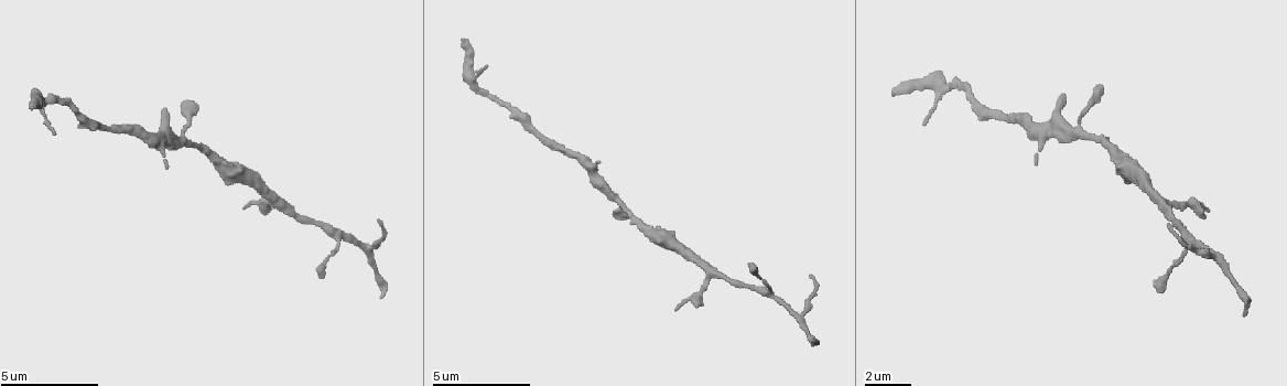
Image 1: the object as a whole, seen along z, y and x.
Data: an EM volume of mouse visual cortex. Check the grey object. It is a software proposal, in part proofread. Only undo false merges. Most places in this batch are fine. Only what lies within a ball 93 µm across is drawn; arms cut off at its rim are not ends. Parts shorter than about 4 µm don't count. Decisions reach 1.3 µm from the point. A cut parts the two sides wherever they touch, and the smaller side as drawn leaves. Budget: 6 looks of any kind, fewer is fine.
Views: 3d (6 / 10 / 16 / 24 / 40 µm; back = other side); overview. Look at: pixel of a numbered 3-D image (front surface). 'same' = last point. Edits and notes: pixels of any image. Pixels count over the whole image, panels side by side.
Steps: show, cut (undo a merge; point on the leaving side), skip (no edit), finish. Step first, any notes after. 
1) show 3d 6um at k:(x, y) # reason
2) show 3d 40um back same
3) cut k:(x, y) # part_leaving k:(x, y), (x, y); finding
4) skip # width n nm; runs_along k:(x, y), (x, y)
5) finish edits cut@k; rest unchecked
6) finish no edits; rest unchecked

show 3d 10um at 1:(1167, 209) # three-way junction

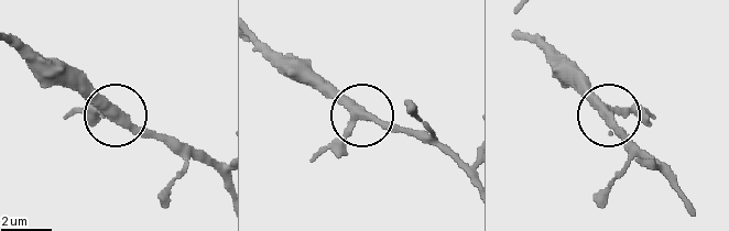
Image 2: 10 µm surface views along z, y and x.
show 3d 6um at 2:(365, 112) # zoom in

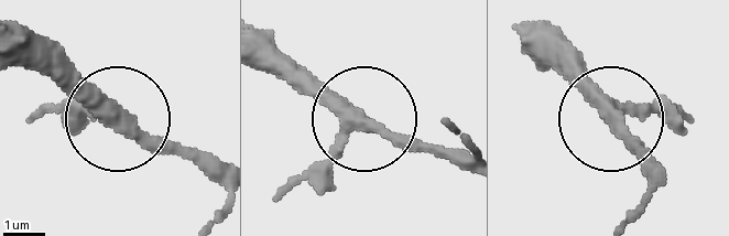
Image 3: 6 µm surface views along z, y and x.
skip # runs_along 3:(264, 32), (349, 106), (461, 165); all the same cell

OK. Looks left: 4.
show 3d 16um at 1:(148, 137) # sudden change in width

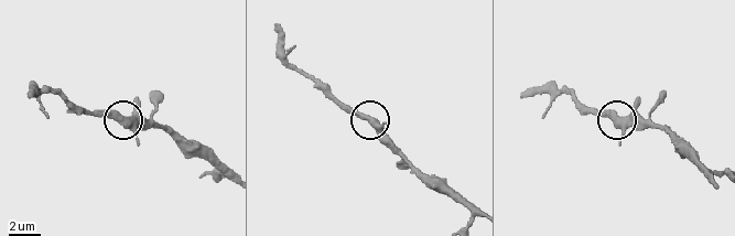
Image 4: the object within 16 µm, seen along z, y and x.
show 3d 16um back same # other side

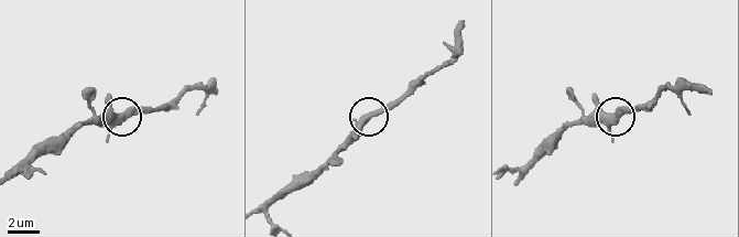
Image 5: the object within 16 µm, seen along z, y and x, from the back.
skip # runs_along 5:(321, 167), (362, 120), (387, 108), (409, 86); continuous, no second cell

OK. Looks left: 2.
show 3d 10um at 1:(639, 227)

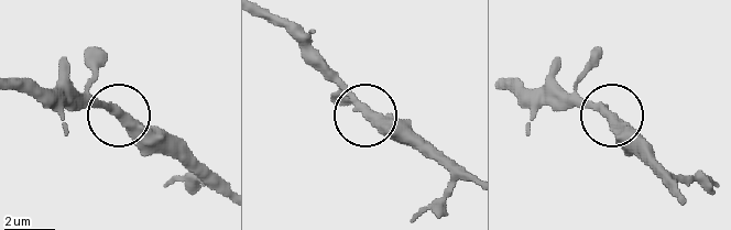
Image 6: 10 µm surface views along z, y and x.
show 3d 10um back at 6:(368, 110)

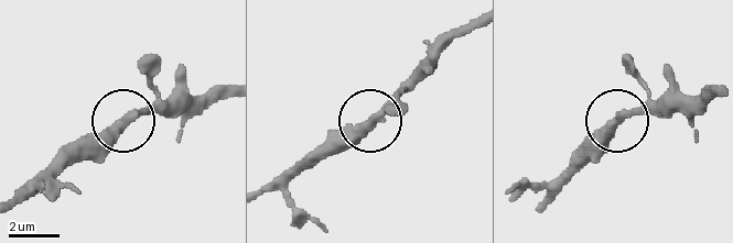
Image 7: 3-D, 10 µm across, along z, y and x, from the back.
skip # all the same cell

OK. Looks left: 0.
finish no edits; rest unchecked

